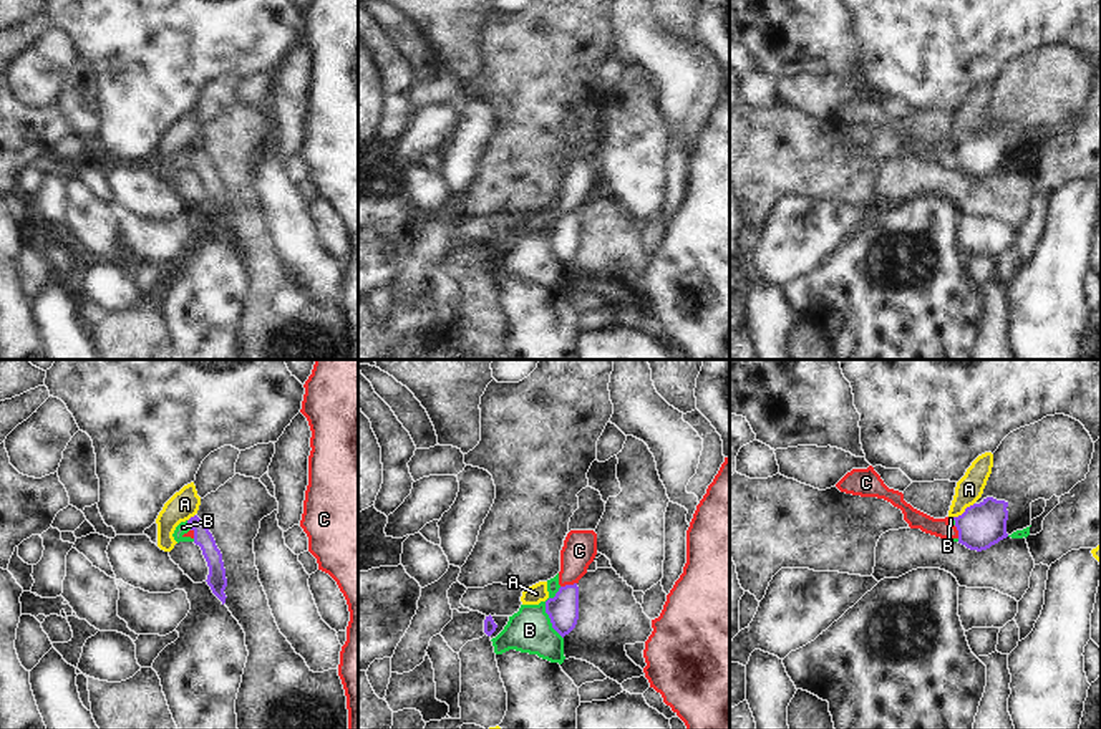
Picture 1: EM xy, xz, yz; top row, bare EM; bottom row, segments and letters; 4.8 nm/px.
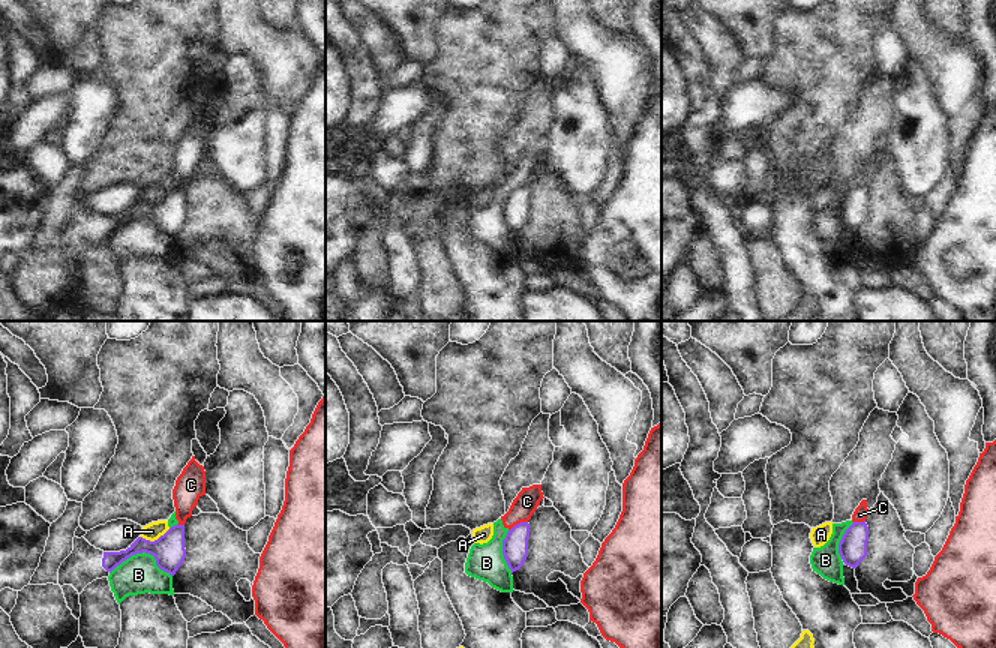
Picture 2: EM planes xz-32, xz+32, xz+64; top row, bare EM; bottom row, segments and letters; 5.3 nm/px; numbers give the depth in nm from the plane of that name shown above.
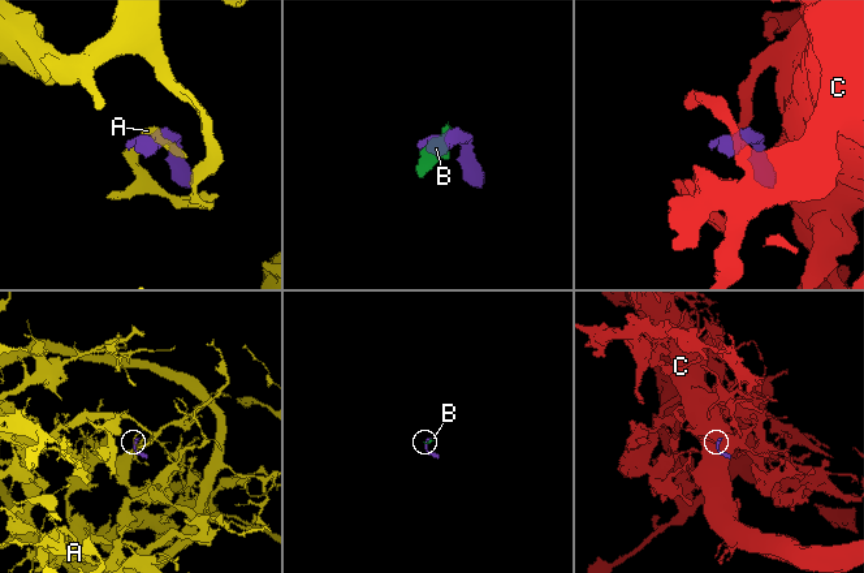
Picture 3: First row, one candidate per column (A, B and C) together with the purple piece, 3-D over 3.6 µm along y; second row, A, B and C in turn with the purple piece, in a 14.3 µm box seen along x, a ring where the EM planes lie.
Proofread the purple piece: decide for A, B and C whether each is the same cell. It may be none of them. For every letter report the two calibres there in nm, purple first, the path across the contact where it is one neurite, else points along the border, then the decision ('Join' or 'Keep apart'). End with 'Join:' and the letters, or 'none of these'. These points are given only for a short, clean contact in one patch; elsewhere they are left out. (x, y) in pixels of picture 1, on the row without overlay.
A: Thickness 220 nm (purple) against 130 nm. Boundary: yz (974, 131), (954, 146). Keep apart
B: Thickness 150 nm (purple) against 220 nm. Keep apart
C: Thickness 150 nm (purple) against 160 nm. Boundary: xz (576, 211), (561, 216). Keep apart
Join: none of these.

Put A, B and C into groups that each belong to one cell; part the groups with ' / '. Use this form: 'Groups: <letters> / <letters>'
Groups: A / B C.

